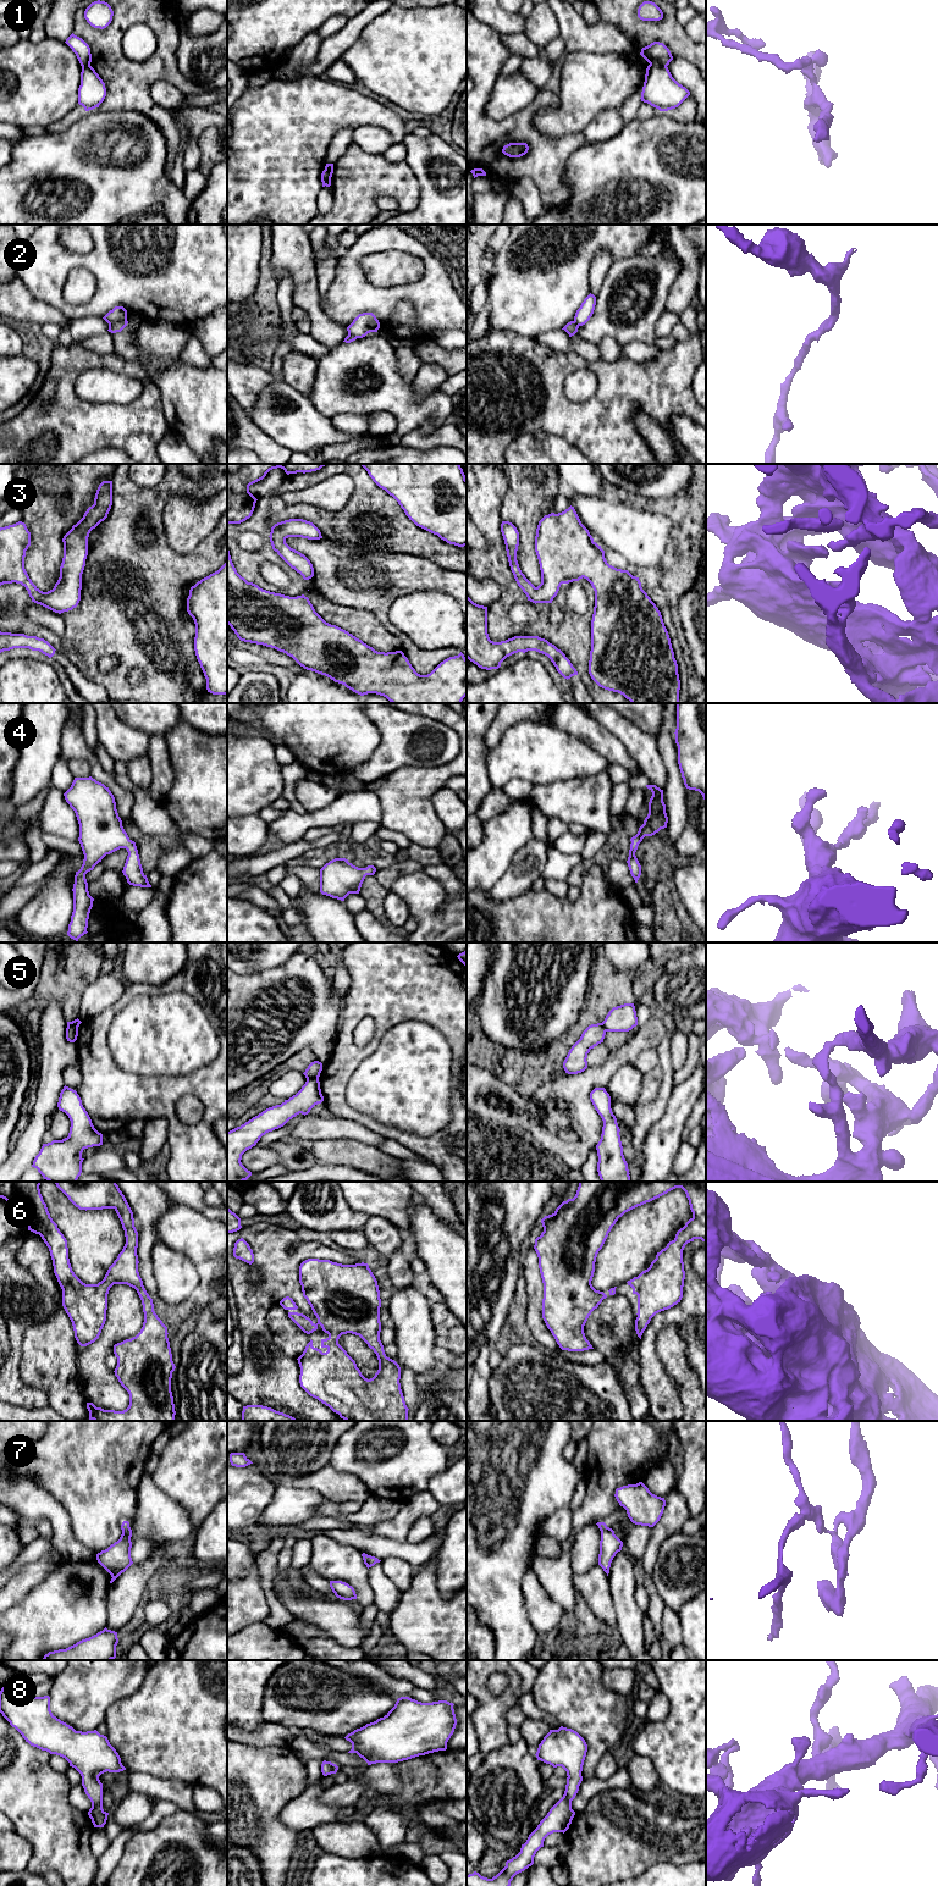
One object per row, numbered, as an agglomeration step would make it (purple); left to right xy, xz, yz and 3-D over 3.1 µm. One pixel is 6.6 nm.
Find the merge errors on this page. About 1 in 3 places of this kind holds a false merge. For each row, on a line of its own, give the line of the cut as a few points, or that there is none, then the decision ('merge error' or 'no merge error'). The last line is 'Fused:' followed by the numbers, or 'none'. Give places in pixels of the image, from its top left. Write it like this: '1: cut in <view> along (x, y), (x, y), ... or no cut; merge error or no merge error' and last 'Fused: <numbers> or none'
1: cut in yz along (650, 64), (666, 67); merge error
2: cut in xy along (126, 317), (109, 325); merge error
3: no cut; no merge error
4: no cut; no merge error
5: cut in xz along (318, 1077), (307, 1079); merge error
6: no cut; no merge error
7: cut in xy along (130, 1528), (122, 1532); merge error
8: no cut; no merge error
Fused: 1, 2, 5, 7

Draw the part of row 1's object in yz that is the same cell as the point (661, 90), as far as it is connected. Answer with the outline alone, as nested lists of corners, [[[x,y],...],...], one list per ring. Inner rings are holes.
[[[647,66],[641,101],[660,111],[668,111],[678,107],[689,95],[690,92],[672,77],[668,67]]]

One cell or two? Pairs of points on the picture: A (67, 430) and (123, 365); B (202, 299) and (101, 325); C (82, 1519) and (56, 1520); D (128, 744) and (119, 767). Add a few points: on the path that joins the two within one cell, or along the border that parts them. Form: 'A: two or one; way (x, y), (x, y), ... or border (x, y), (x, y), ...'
A: one; way (67, 403), (67, 377), (83, 361), (97, 361)
B: two; border (101, 316), (81, 316), (73, 320)
C: two; border (53, 1497), (66, 1511), (72, 1535), (84, 1544)
D: two; border (115, 761), (125, 763)

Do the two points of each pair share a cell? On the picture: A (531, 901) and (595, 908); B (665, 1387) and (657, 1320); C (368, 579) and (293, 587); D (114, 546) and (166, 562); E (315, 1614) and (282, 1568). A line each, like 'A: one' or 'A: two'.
A: one
B: one
C: two
D: one
E: one

